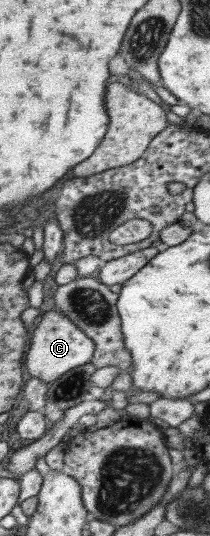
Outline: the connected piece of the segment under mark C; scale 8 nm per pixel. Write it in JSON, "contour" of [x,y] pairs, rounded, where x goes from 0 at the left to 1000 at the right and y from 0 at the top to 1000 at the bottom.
{"contour":[[[243,578],[200,588],[190,601],[138,614],[138,632],[114,664],[114,692],[143,705],[219,716],[276,707],[286,700],[419,677],[443,664],[448,642],[286,582]]]}

